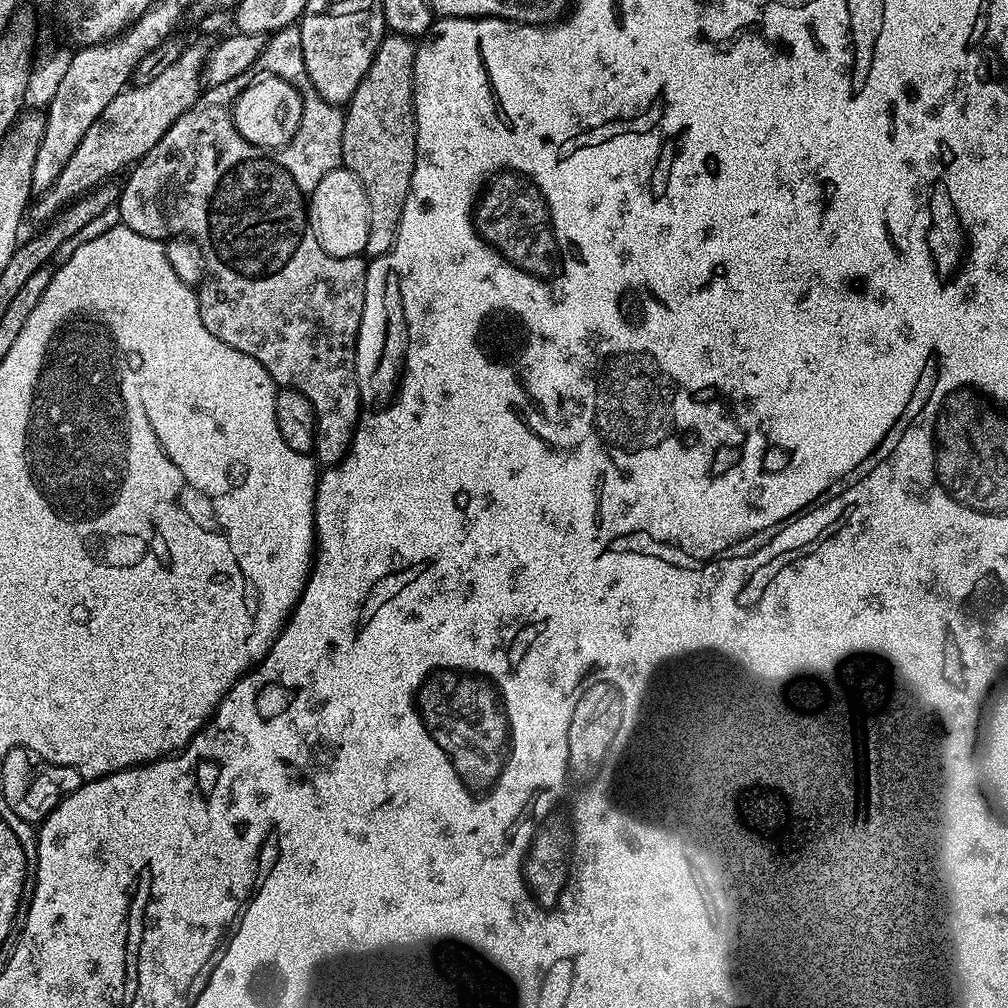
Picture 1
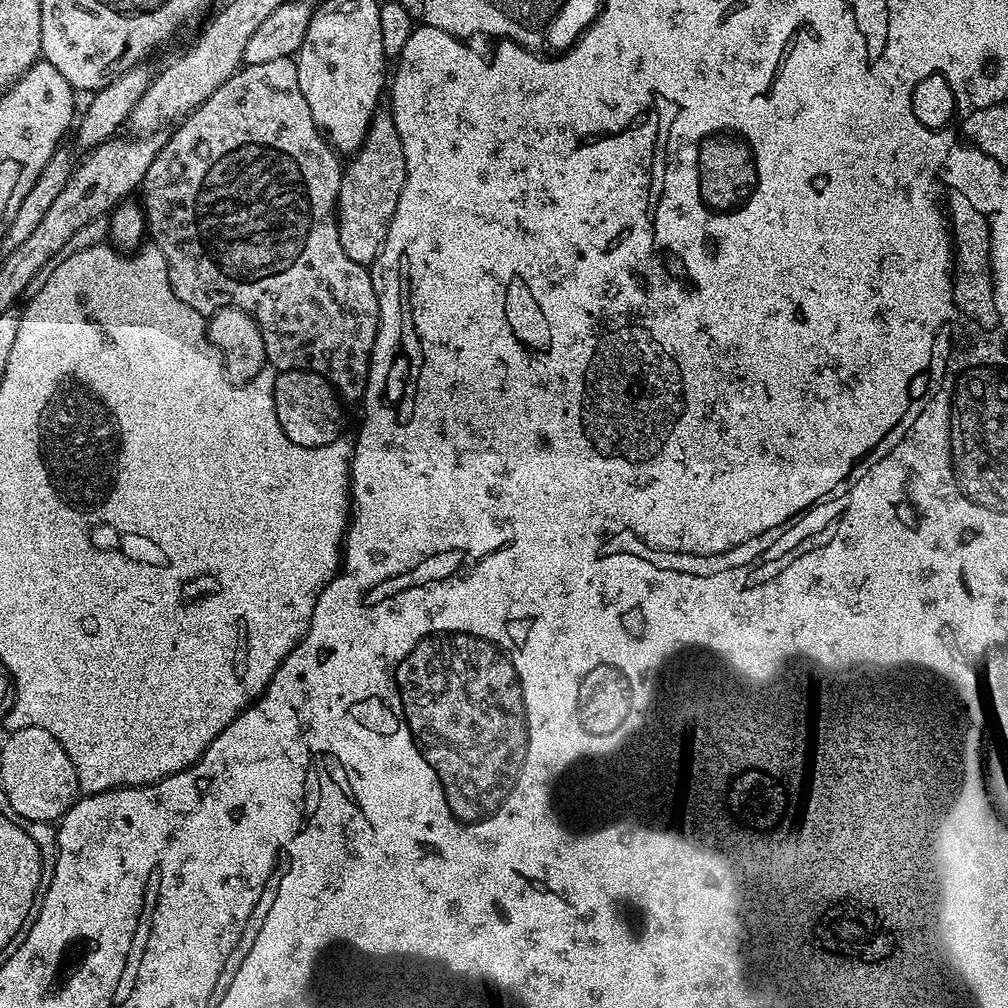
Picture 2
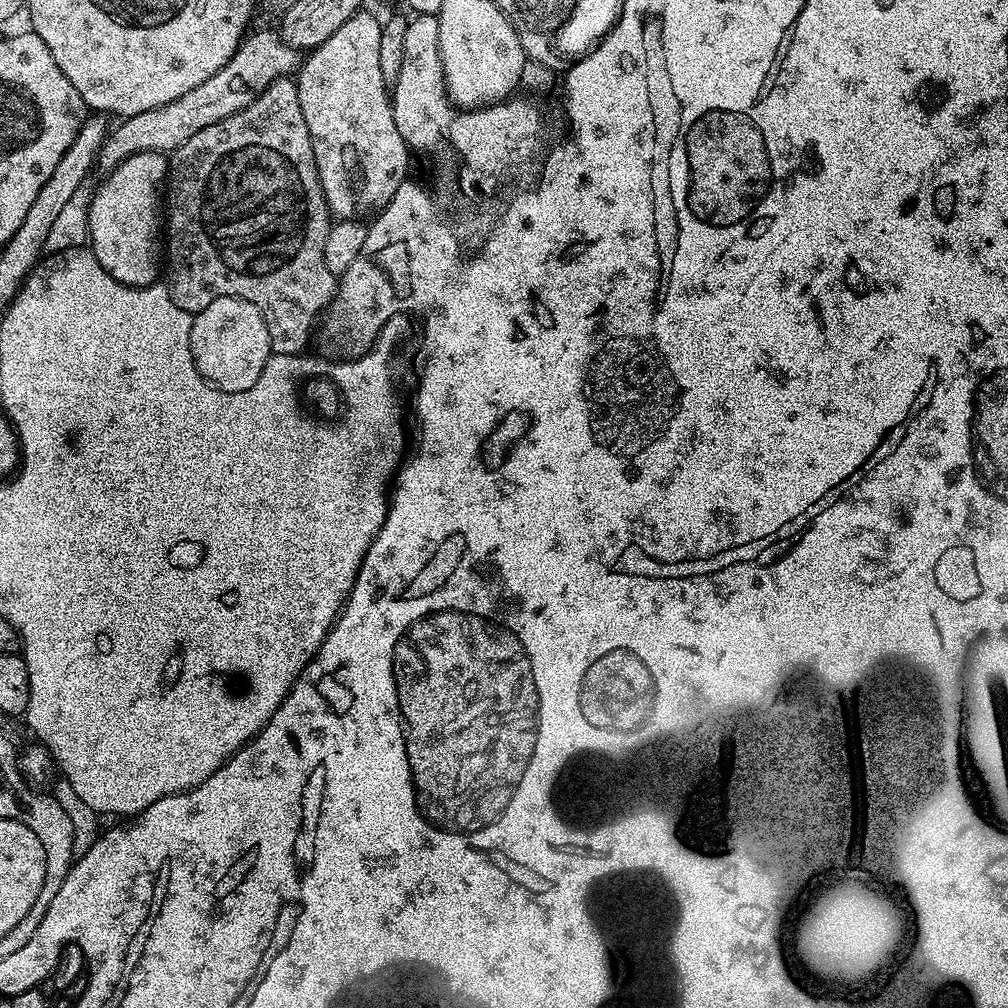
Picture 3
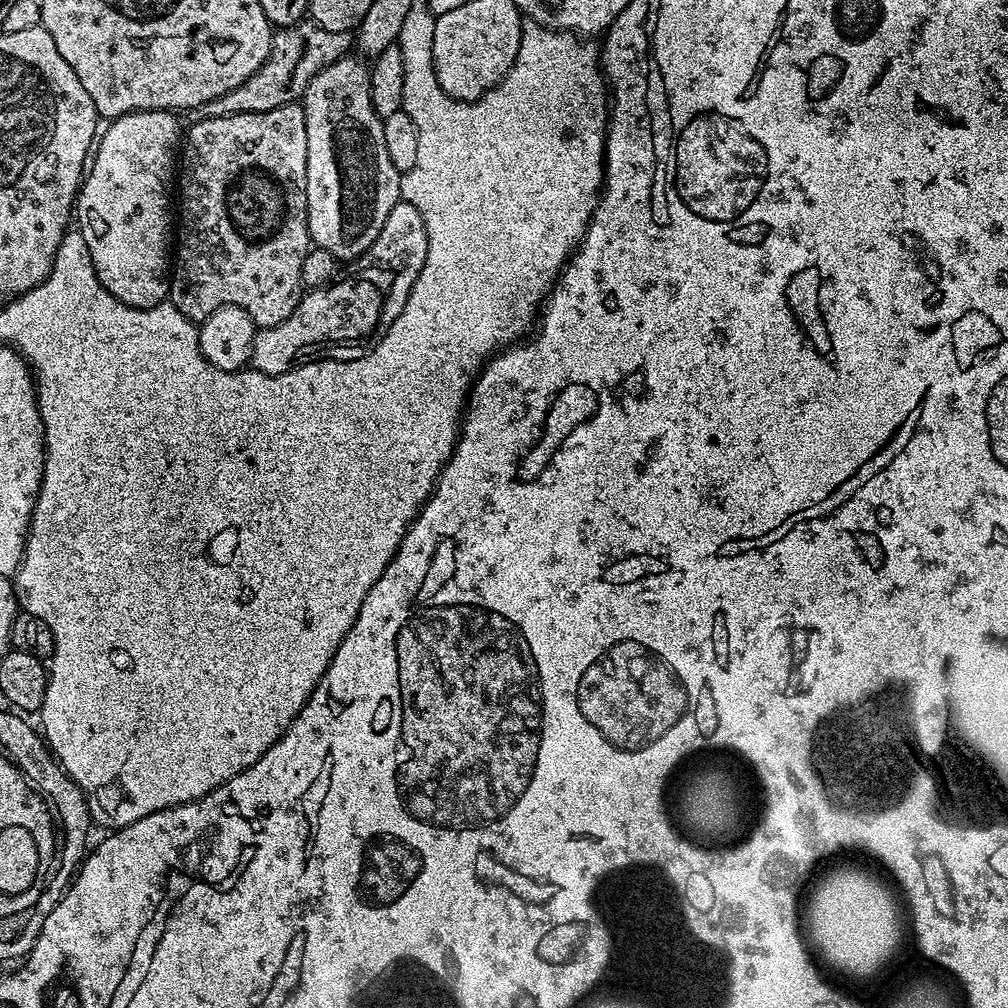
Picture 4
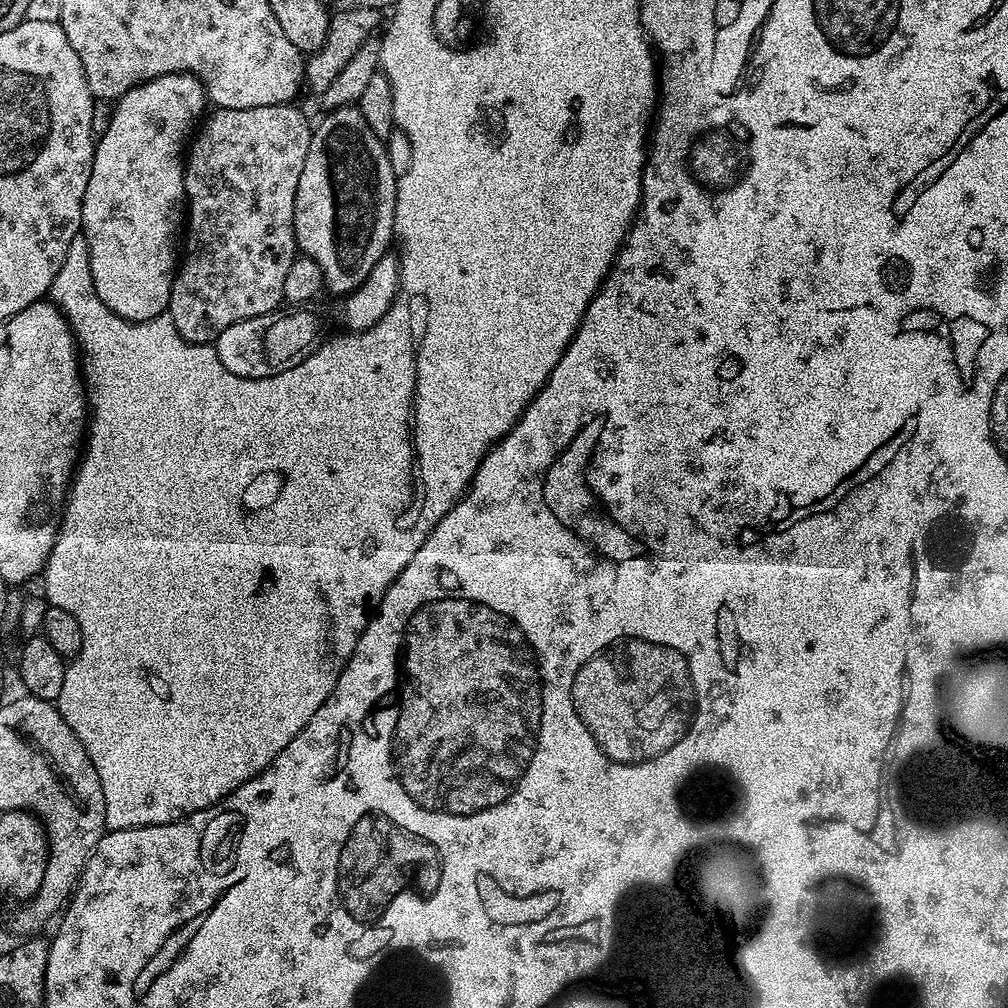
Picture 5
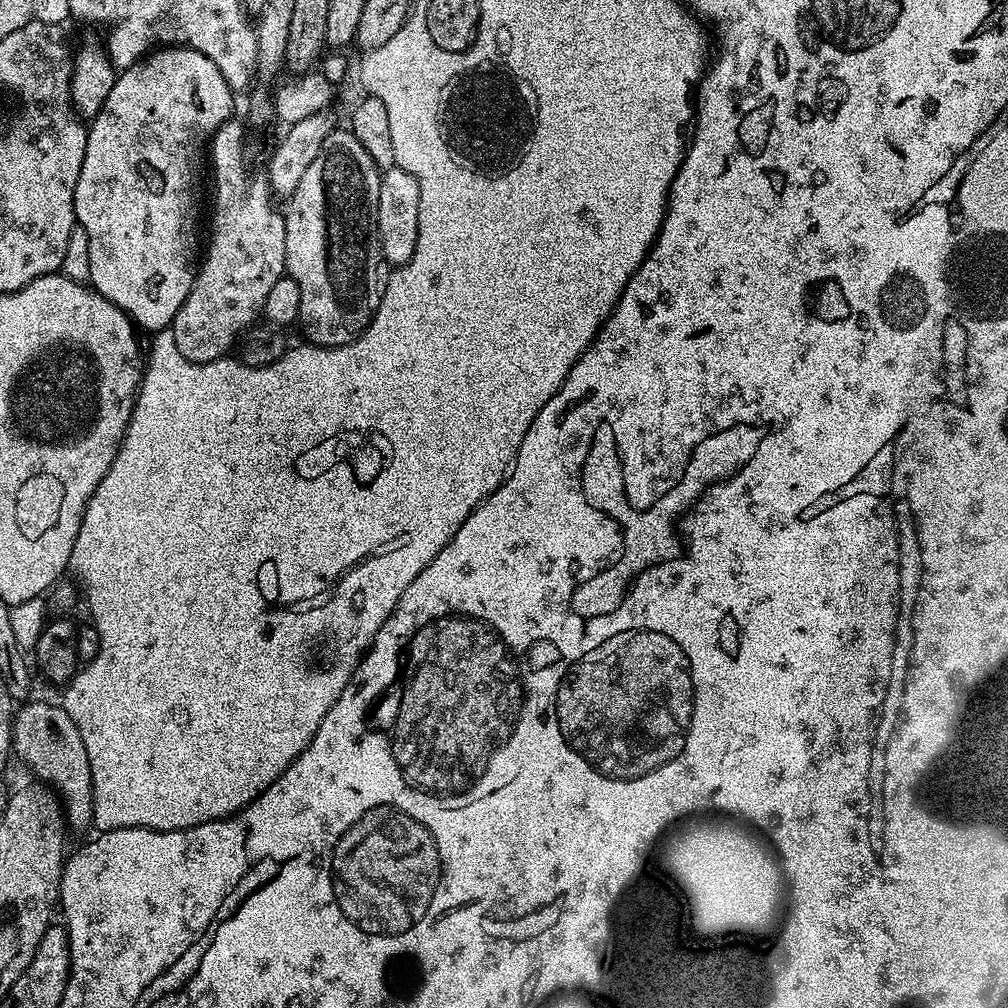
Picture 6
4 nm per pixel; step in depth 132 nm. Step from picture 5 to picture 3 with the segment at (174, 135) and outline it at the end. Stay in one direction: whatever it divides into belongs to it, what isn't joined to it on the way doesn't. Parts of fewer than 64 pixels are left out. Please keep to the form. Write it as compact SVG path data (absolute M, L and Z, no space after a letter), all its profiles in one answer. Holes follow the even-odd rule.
M163 152L134 154L107 173L92 193L88 211L90 251L110 278L131 288L157 283L156 271L162 268L162 185L168 179L168 161Z

